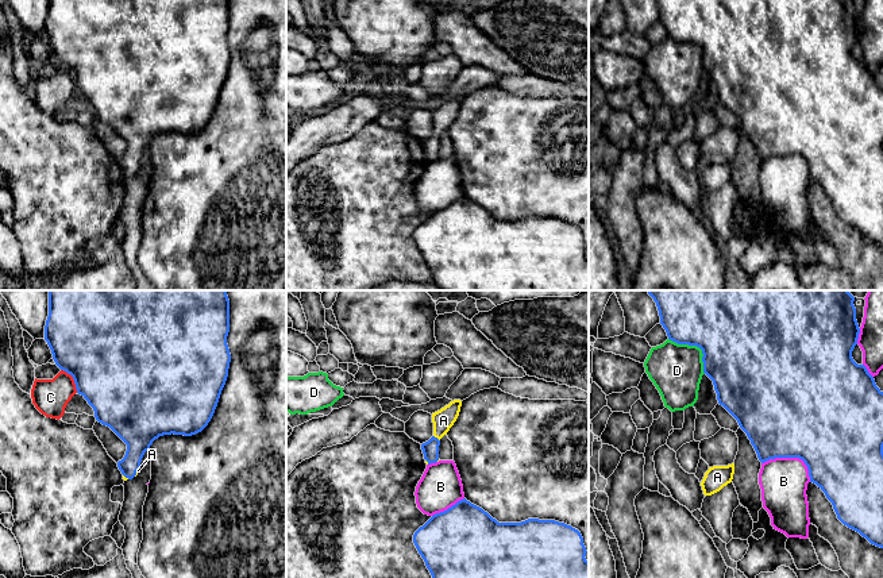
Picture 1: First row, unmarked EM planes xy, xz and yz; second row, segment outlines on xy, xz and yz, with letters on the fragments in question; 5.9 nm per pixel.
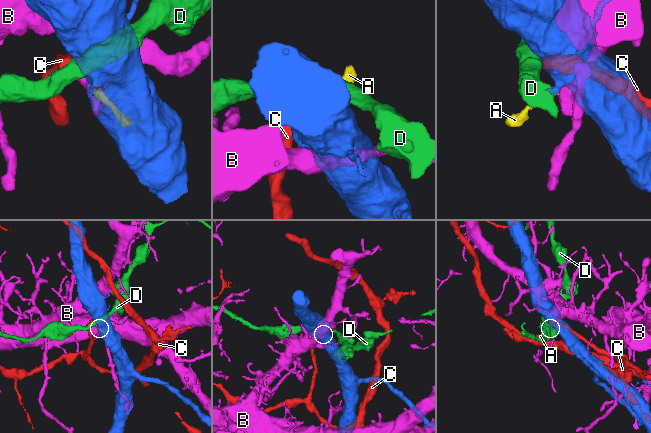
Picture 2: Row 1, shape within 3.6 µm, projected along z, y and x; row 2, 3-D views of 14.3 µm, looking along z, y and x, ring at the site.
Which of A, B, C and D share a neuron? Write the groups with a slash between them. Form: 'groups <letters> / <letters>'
groups A / B / C / D

